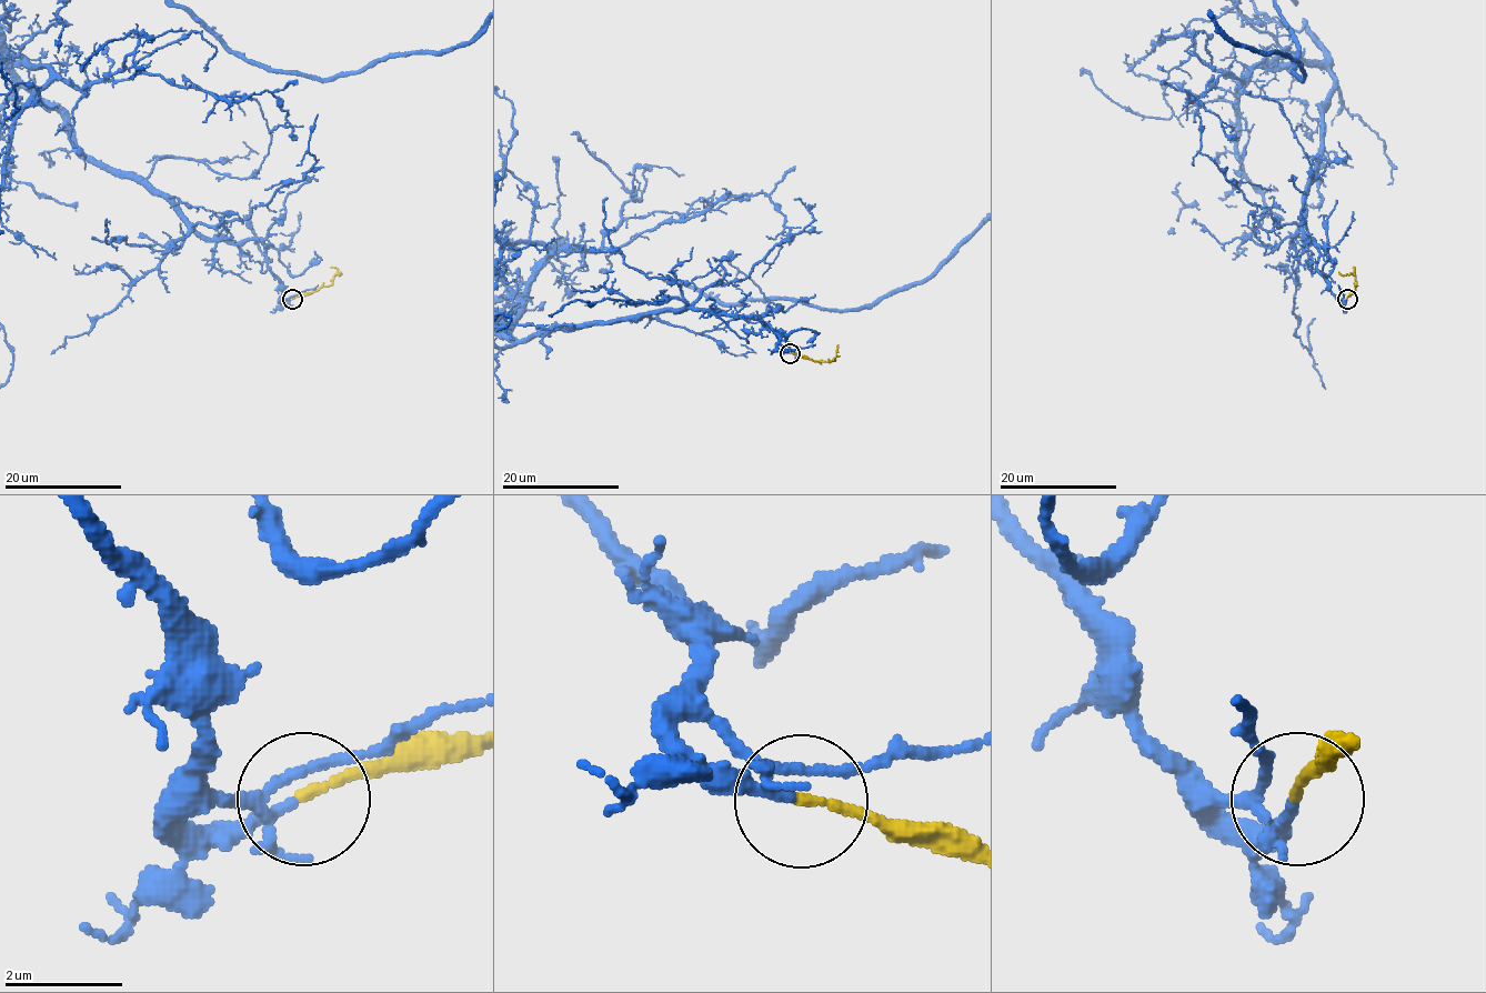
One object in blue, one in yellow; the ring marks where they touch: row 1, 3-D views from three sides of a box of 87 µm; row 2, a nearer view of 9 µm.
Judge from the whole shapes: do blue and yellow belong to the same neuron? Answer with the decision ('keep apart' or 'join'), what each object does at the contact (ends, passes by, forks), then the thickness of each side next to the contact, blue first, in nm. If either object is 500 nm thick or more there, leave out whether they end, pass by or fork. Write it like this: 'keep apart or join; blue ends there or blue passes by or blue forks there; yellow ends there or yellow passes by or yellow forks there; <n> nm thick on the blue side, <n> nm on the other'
join; blue passes by; yellow ends there; 120 nm thick on the blue side, 160 nm on the other

